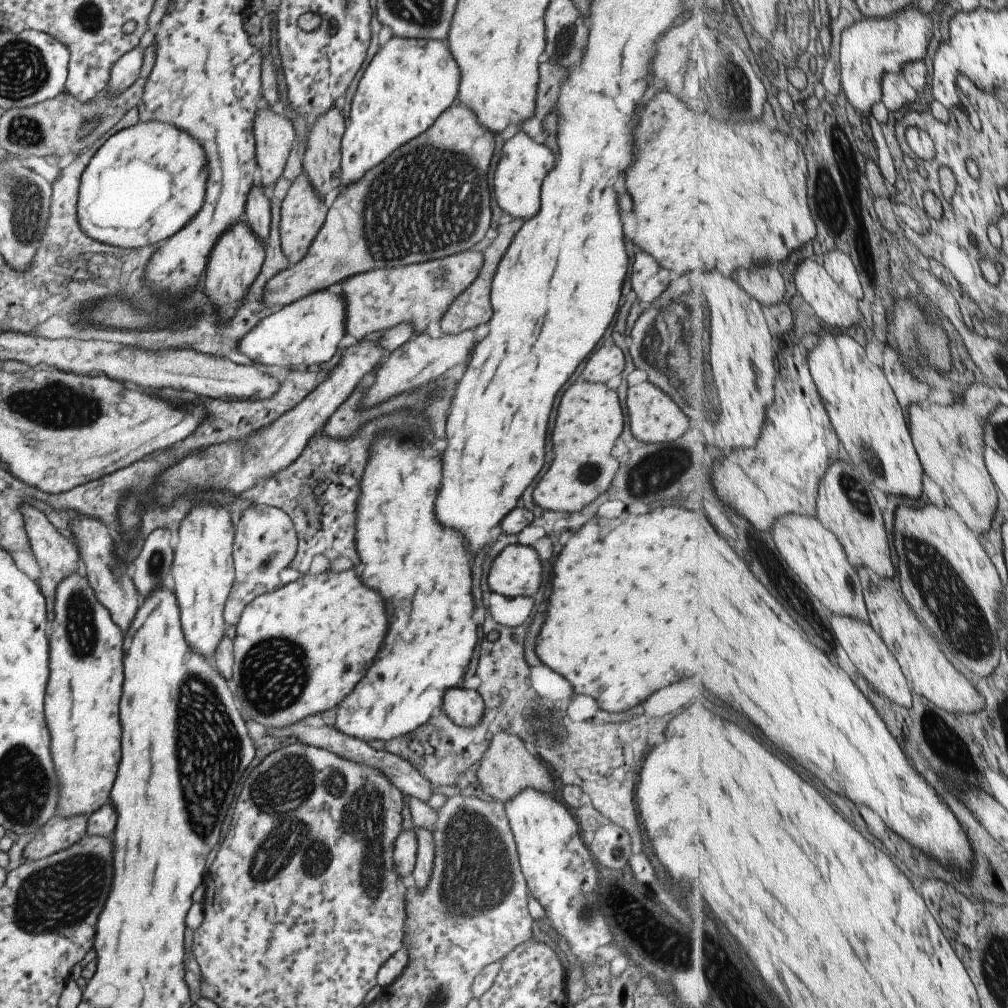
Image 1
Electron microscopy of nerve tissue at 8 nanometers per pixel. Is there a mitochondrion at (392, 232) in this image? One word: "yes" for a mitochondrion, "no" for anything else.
yes

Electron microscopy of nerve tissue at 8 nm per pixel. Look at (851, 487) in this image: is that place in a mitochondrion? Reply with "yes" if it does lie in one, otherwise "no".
yes

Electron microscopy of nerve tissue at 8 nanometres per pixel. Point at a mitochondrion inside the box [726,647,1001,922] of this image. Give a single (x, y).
(936, 730)

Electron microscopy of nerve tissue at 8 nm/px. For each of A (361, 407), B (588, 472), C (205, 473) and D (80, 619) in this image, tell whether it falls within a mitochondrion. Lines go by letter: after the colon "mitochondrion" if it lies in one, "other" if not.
A: other
B: mitochondrion
C: mitochondrion
D: mitochondrion

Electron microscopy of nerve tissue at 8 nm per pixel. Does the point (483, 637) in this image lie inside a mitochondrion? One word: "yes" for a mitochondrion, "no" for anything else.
no

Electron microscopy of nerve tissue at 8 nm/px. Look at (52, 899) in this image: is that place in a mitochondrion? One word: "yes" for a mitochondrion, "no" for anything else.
yes

